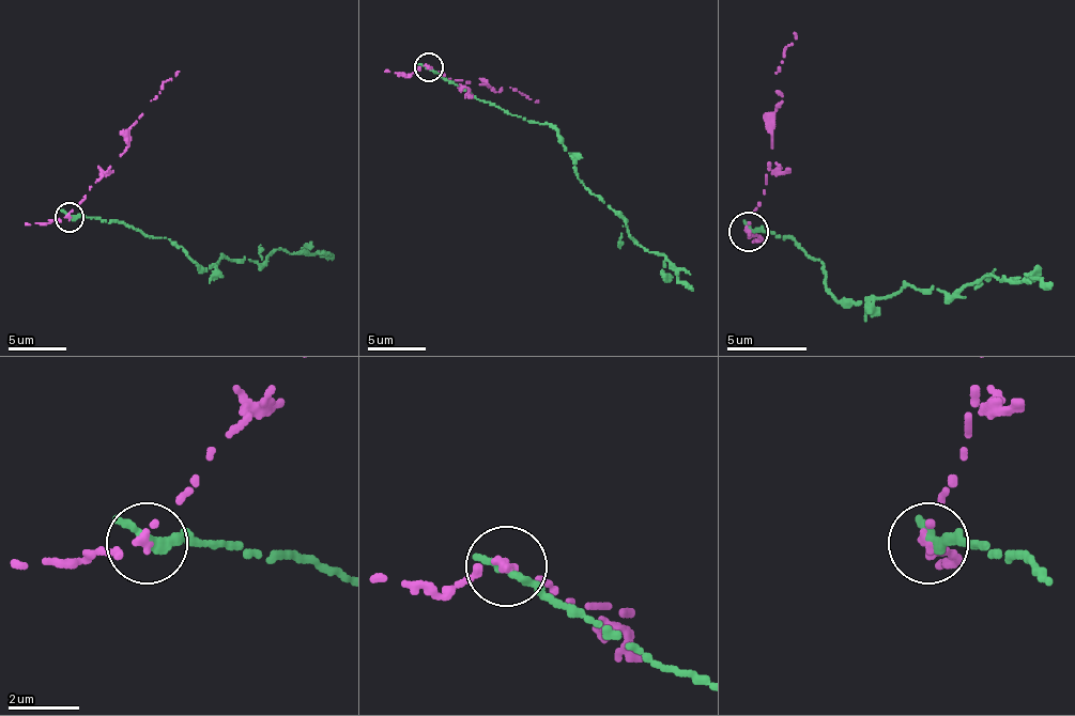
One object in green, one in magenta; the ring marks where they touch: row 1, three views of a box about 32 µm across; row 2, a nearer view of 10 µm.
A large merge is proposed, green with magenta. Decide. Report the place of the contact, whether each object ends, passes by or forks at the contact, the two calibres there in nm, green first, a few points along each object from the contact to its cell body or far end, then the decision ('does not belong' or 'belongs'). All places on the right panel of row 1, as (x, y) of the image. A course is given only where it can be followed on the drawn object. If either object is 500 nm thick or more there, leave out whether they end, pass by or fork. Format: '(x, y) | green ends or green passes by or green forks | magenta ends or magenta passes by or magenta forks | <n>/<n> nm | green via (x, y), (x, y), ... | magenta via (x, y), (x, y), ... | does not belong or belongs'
(748, 232) | green ends | magenta ends | 340/280 nm | green via (749, 229), (788, 236), (816, 261), (841, 300), (892, 296), (908, 284), (952, 296), (983, 276), (1052, 280) | magenta via (749, 233), (745, 224), (761, 205), (765, 173), (772, 173), (772, 113), (781, 102), (777, 65), (793, 34) | does not belong

